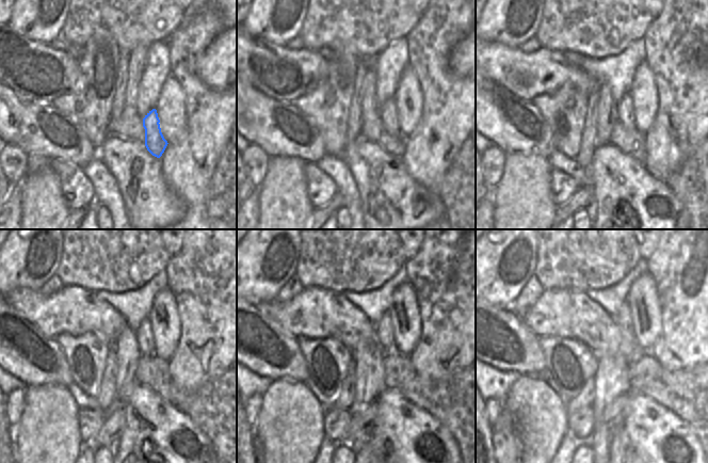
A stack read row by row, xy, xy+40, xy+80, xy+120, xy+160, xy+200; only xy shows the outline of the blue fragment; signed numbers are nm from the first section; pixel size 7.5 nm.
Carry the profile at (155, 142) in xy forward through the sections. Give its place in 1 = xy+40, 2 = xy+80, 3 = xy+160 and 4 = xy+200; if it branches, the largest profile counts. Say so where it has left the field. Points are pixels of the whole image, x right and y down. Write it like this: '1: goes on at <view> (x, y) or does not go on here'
1: goes on at xy+40 (388, 115)
2: goes on at xy+80 (625, 107)
3: goes on at xy+160 (384, 333)
4: goes on at xy+200 (624, 320)

